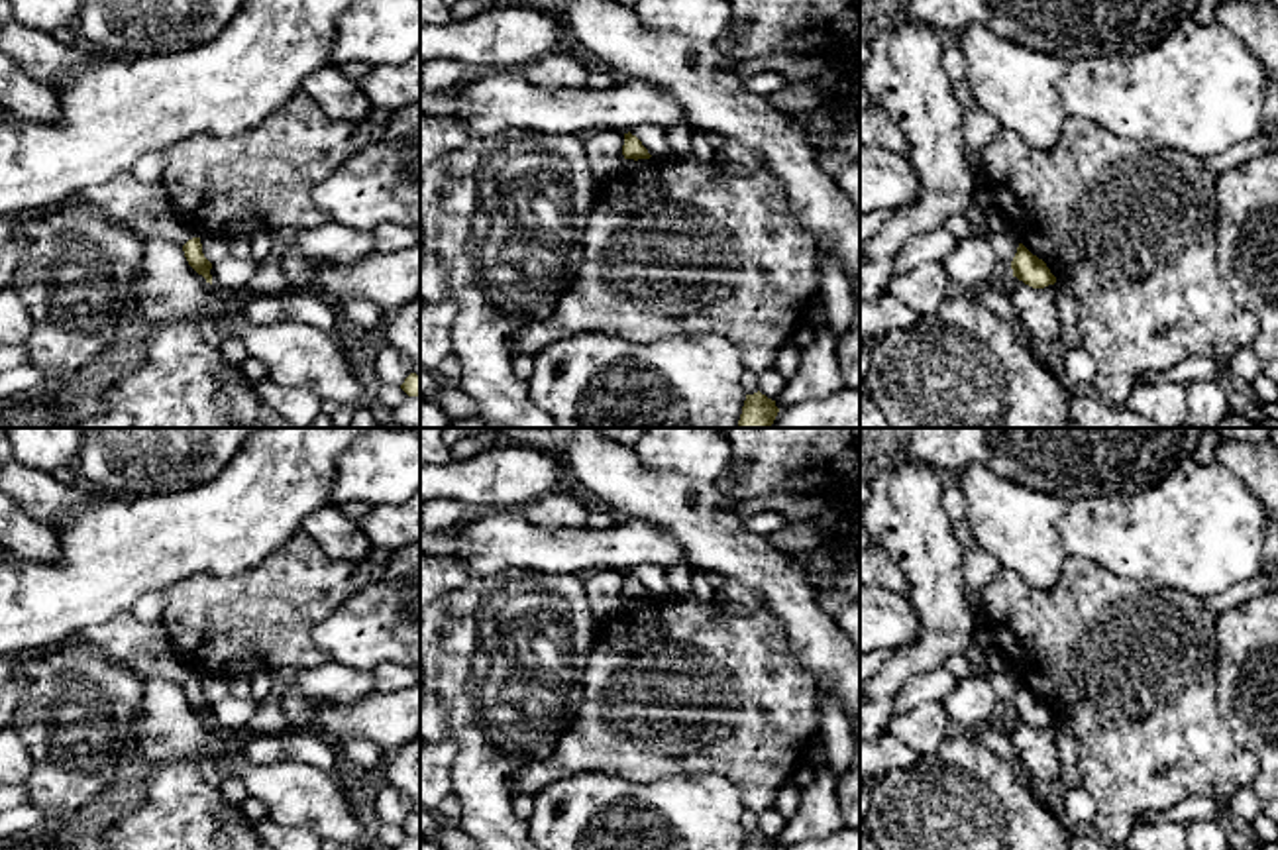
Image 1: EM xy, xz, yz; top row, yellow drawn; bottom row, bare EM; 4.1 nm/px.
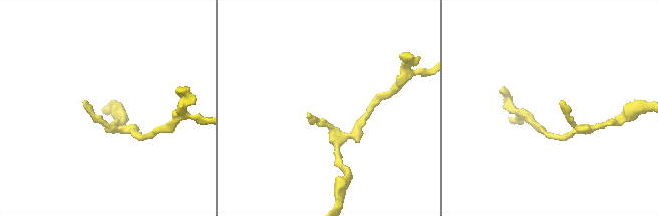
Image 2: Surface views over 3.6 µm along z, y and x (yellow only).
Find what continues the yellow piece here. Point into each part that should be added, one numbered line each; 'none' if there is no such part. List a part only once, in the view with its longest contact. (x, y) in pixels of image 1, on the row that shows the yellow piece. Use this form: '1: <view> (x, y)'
none

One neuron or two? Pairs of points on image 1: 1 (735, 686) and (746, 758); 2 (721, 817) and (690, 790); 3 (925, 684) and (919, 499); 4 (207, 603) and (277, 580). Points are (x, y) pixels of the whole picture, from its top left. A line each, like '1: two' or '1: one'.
1: one
2: one
3: two
4: one

